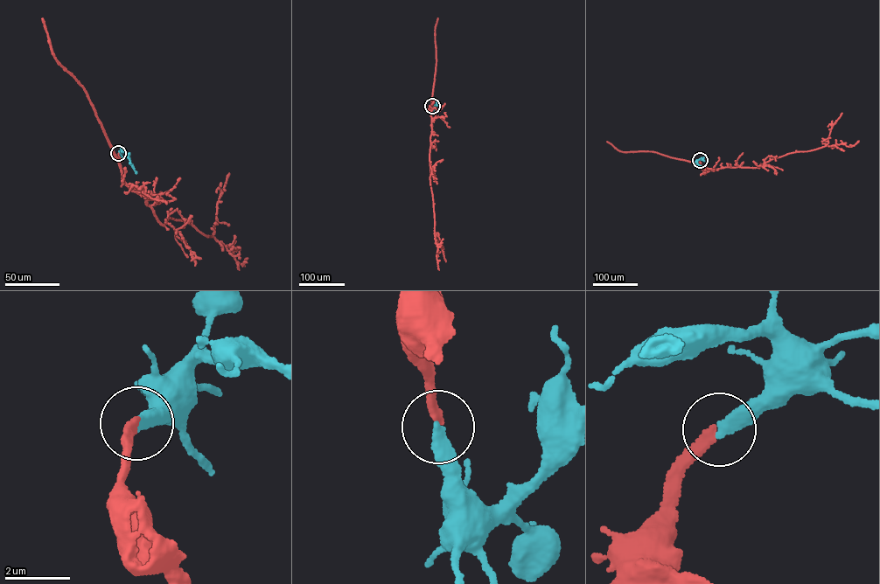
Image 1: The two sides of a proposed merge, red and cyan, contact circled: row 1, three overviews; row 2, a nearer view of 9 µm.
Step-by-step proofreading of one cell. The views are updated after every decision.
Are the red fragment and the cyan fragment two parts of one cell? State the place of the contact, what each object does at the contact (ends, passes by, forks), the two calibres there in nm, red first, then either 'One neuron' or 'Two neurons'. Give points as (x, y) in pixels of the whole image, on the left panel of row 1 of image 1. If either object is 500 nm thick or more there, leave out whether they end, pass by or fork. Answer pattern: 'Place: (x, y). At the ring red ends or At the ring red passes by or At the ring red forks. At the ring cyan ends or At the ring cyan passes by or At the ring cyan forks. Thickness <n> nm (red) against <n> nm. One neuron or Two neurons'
Place: (118, 153). At the ring red ends. At the ring cyan ends. Thickness 300 nm (red) against 380 nm. One neuron

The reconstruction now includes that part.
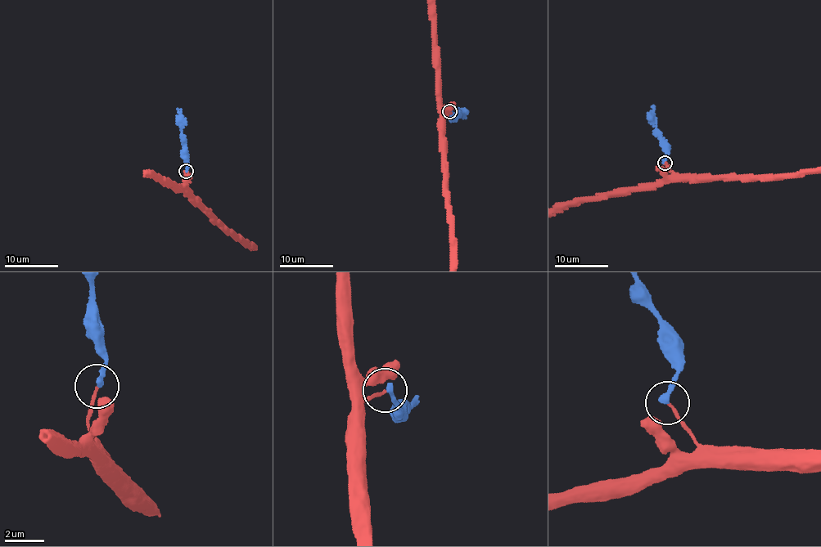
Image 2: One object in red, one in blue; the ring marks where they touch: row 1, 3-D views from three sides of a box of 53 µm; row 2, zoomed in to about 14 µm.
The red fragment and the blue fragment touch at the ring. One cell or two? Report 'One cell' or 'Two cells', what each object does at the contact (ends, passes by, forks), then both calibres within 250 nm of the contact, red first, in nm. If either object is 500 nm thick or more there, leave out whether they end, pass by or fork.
One cell. At the ring red ends. At the ring blue ends. Thickness 140 nm (red) against 280 nm

